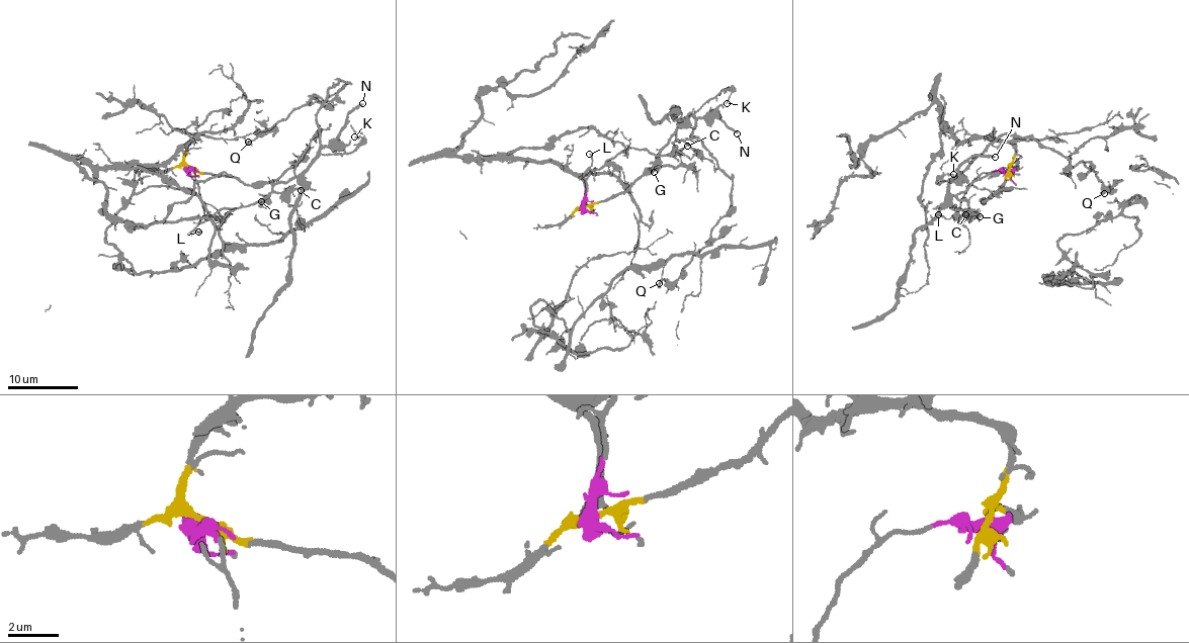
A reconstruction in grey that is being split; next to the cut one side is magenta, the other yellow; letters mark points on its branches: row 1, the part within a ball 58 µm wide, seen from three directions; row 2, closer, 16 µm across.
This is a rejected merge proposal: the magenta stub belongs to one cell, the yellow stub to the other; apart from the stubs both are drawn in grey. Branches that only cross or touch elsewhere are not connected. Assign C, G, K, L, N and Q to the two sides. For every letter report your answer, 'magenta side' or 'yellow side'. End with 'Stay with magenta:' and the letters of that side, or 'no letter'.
C: magenta side
G: magenta side
K: magenta side
L: magenta side
N: magenta side
Q: magenta side
Stay with magenta: C, G, K, L, N, Q

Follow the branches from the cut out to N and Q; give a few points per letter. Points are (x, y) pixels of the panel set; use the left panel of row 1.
N: (188, 167), (203, 212), (247, 207), (305, 170), (362, 103)
Q: (188, 167), (203, 212), (266, 198), (315, 157), (316, 117), (330, 88), (348, 82), (247, 143)

